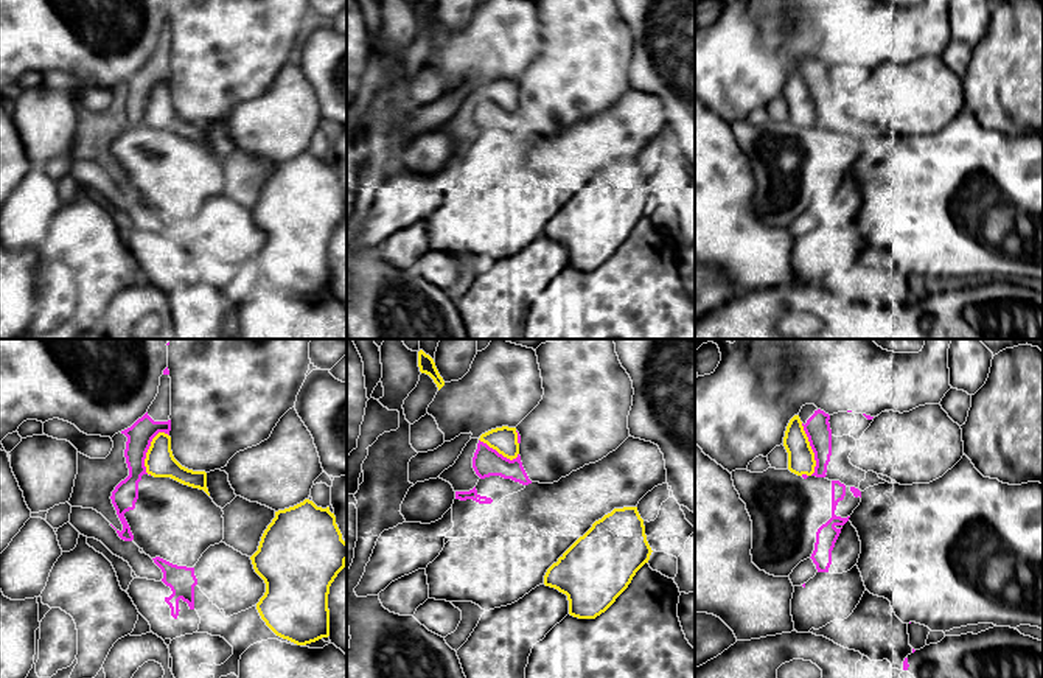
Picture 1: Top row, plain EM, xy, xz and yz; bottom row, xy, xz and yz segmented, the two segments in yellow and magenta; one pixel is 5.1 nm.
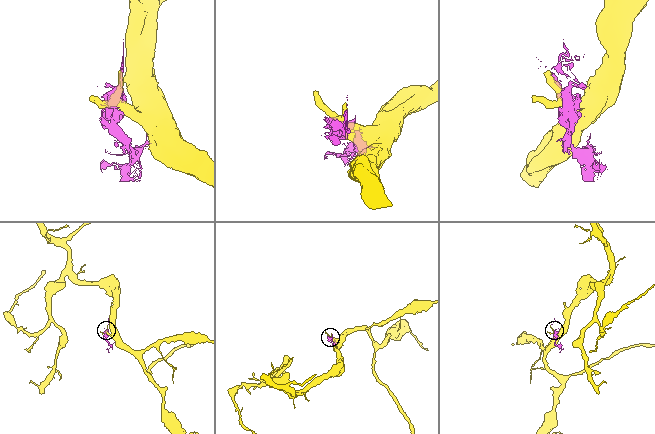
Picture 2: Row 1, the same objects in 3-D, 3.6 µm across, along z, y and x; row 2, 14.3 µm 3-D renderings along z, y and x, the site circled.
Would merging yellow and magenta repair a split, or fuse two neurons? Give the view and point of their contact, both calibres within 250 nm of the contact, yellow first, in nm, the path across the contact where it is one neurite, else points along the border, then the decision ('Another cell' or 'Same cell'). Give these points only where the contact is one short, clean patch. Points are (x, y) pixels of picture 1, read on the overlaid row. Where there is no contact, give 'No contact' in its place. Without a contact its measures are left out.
Touches yellow at xy (148, 451). Thickness 150 nm (yellow) against 140 nm. Another cell

